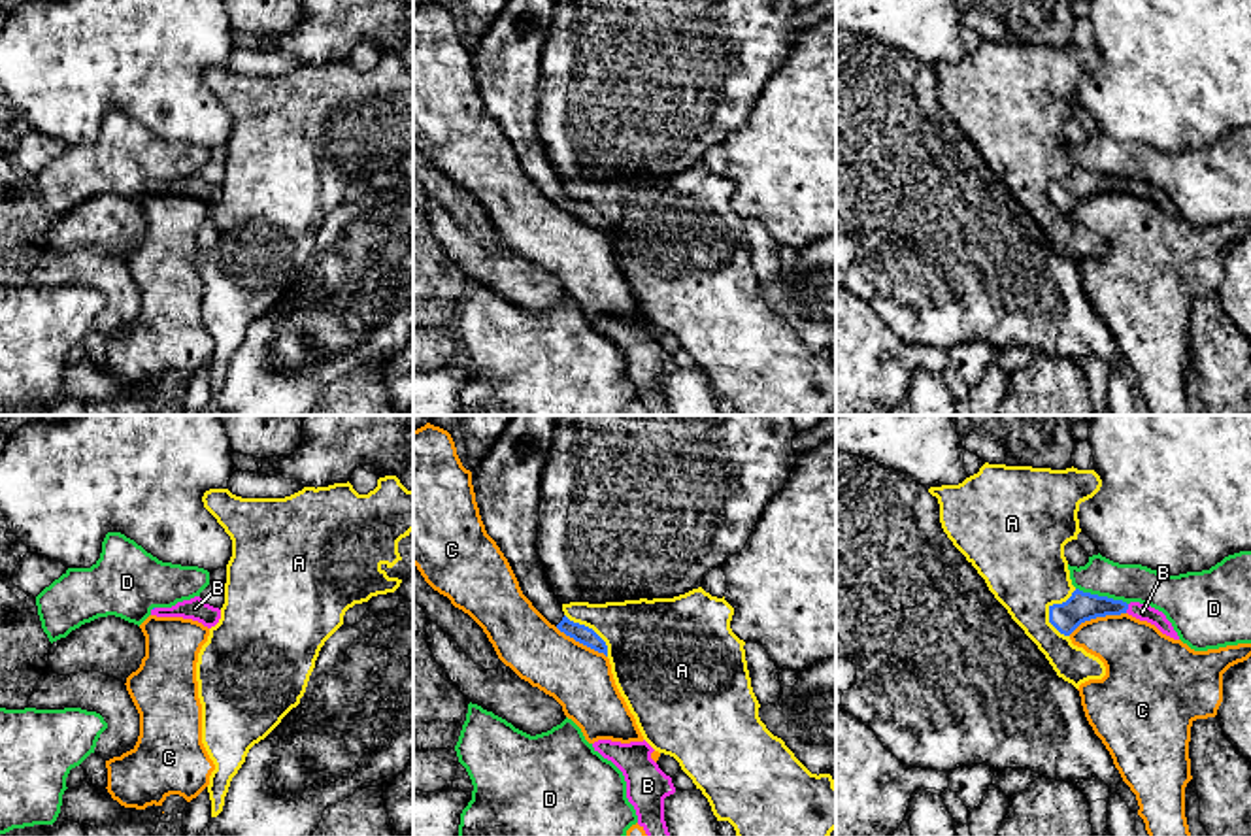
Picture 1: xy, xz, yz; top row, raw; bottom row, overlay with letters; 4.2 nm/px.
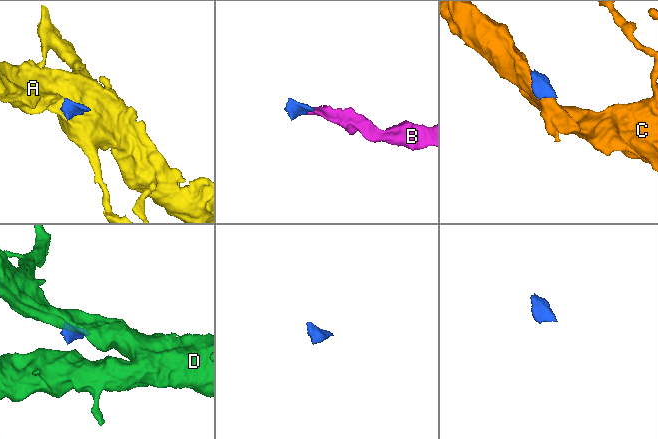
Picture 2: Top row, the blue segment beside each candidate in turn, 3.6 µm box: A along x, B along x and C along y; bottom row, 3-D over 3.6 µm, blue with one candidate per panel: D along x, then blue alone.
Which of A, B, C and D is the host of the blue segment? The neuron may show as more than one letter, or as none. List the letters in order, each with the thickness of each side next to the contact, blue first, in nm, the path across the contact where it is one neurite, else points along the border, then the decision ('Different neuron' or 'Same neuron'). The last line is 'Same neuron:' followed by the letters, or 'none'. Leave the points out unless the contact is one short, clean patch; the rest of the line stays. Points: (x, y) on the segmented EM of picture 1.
A: Thickness 130 nm (blue) against 360 nm. Different neuron
B: Thickness 130 nm (blue) against 70 nm. Path across: yz (1082, 606), (1127, 608), (1142, 612). Same neuron
C: Thickness 130 nm (blue) against 300 nm. Different neuron
D: Thickness 130 nm (blue) against 160 nm. Different neuron
Same neuron: B

